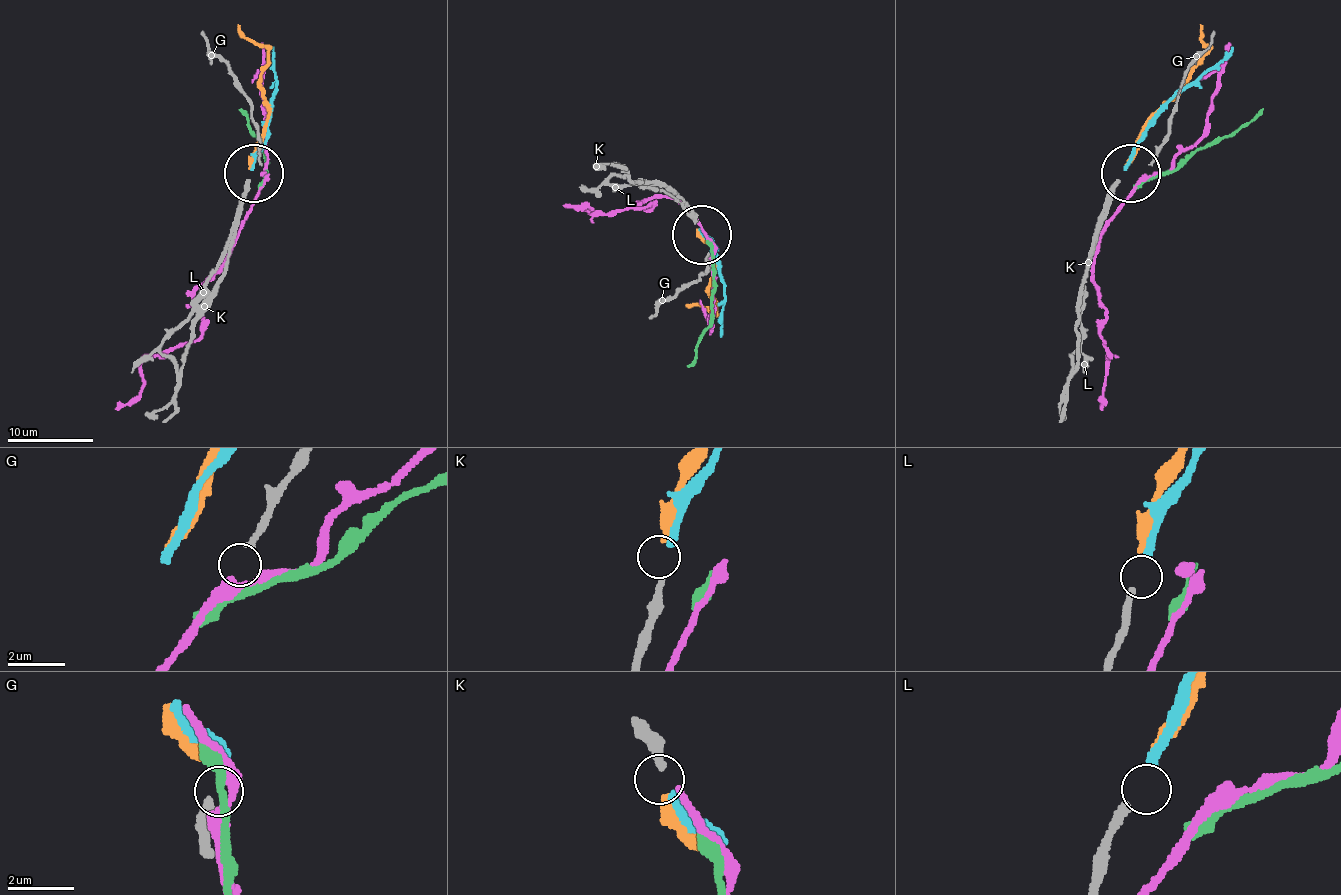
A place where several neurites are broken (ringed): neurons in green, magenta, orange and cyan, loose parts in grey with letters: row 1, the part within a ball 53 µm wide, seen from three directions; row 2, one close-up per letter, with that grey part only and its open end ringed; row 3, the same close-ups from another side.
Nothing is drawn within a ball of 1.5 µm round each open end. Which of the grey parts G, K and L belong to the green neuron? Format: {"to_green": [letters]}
{"to_green": []}

